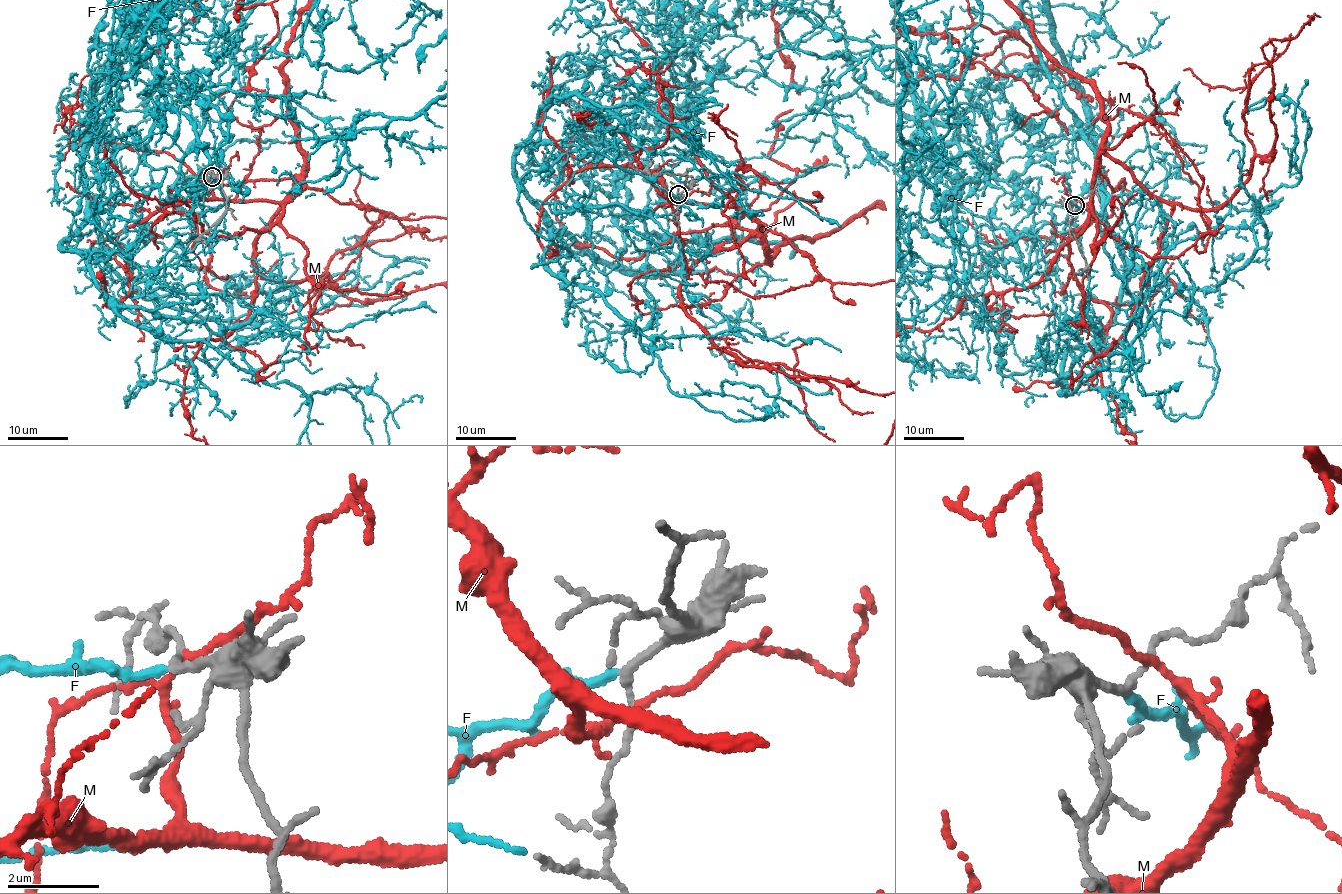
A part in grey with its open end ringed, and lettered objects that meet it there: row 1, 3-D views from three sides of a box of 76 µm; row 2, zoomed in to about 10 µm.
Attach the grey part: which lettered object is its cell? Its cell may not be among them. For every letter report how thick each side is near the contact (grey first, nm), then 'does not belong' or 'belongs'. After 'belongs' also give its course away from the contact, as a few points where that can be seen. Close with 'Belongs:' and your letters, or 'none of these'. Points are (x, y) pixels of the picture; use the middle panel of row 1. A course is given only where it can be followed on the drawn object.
F: 160 nm thick on the grey side, 200 nm on the other; belongs
M: 140 nm thick on the grey side, 120 nm on the other; does not belong
Belongs: F

